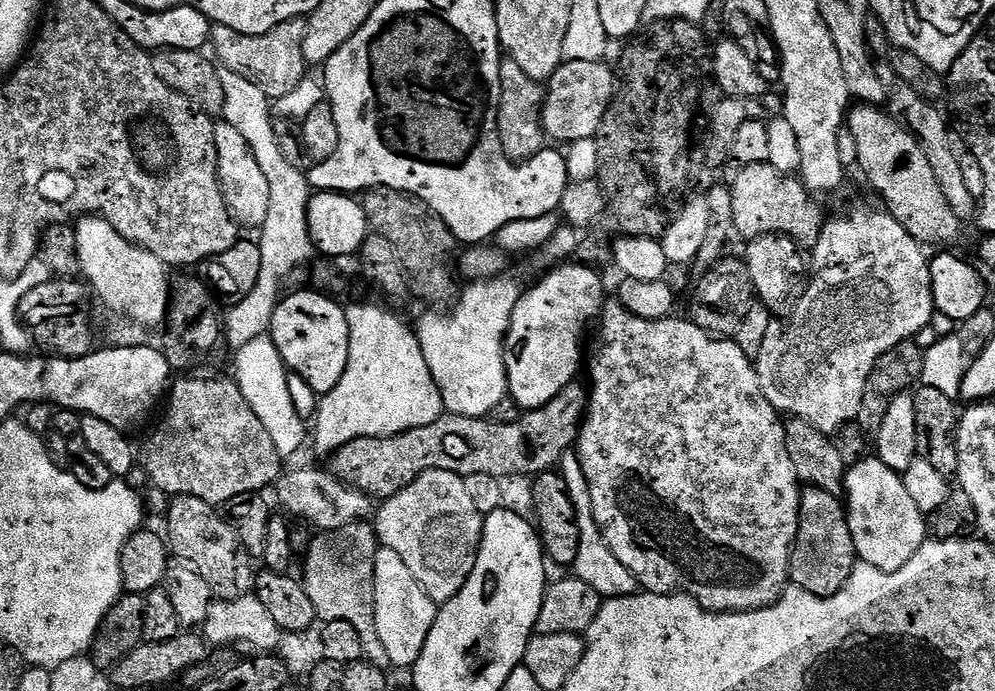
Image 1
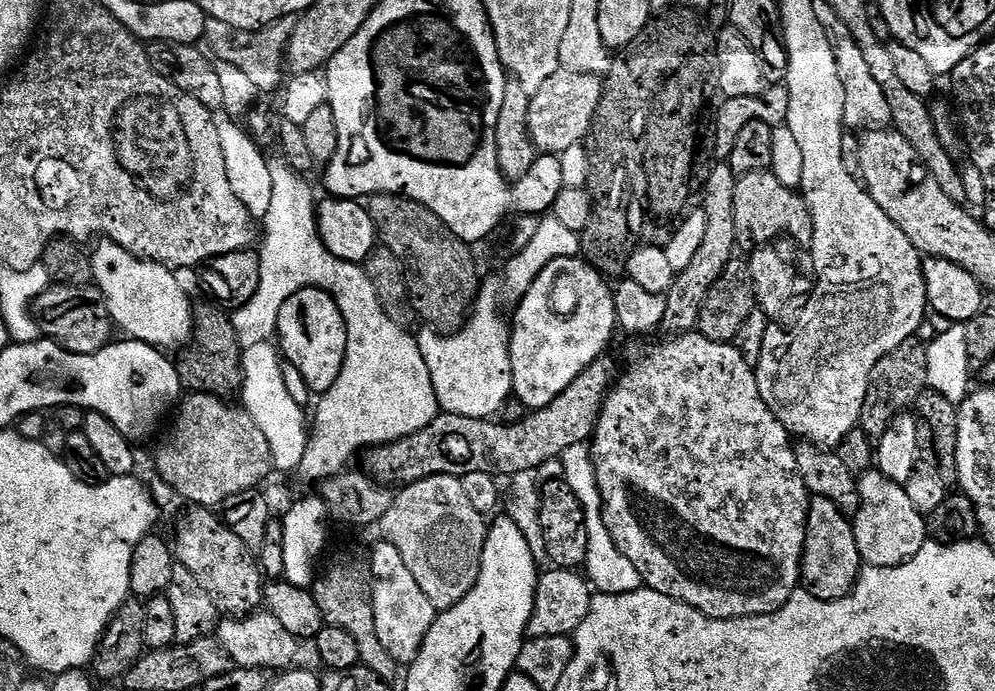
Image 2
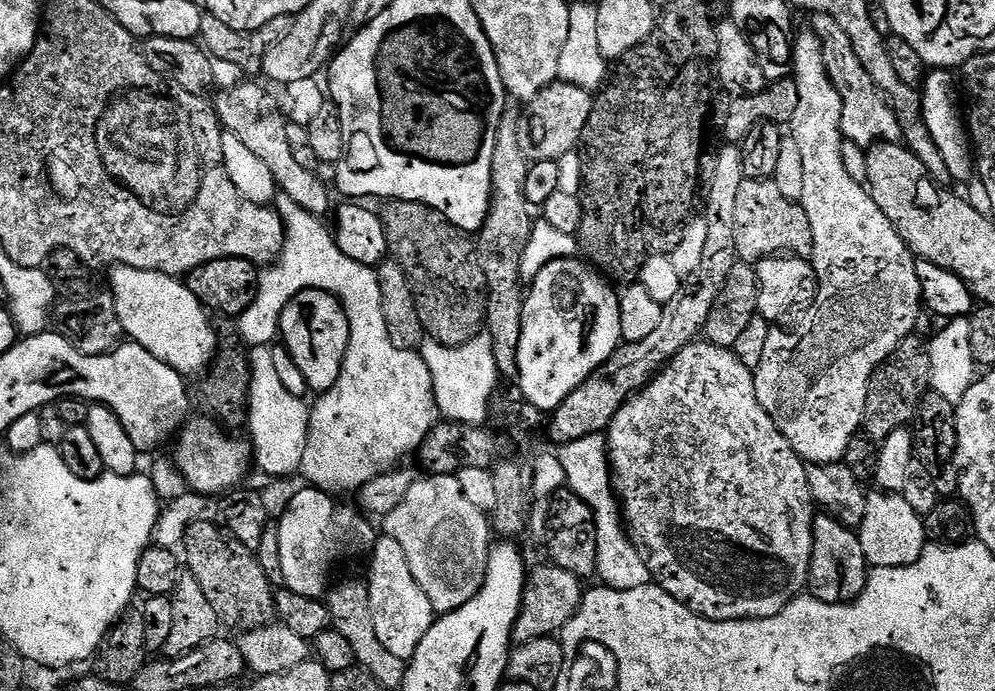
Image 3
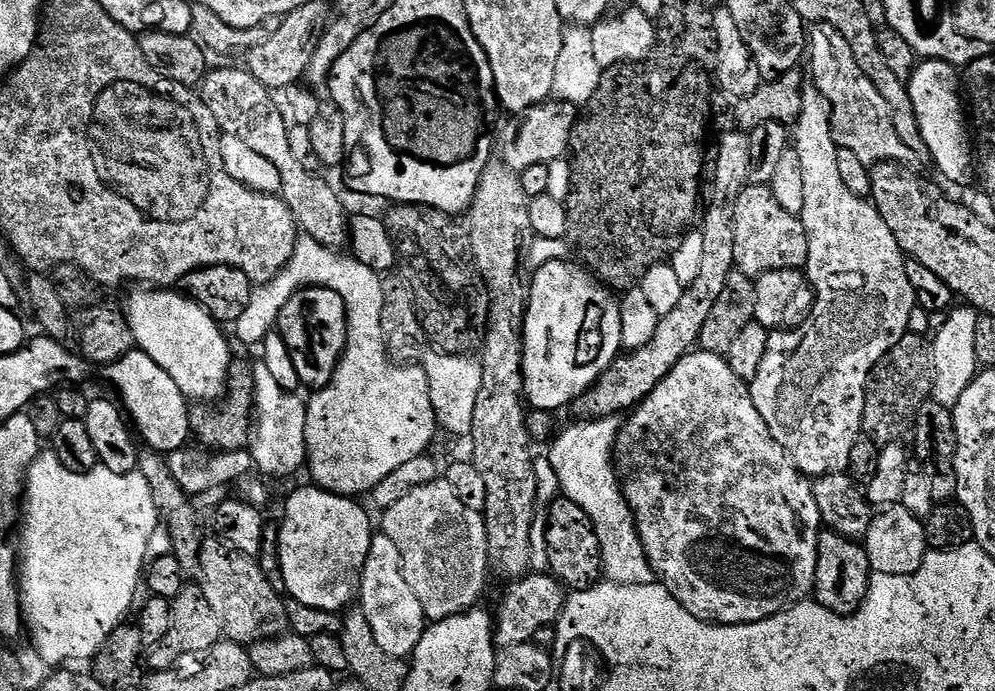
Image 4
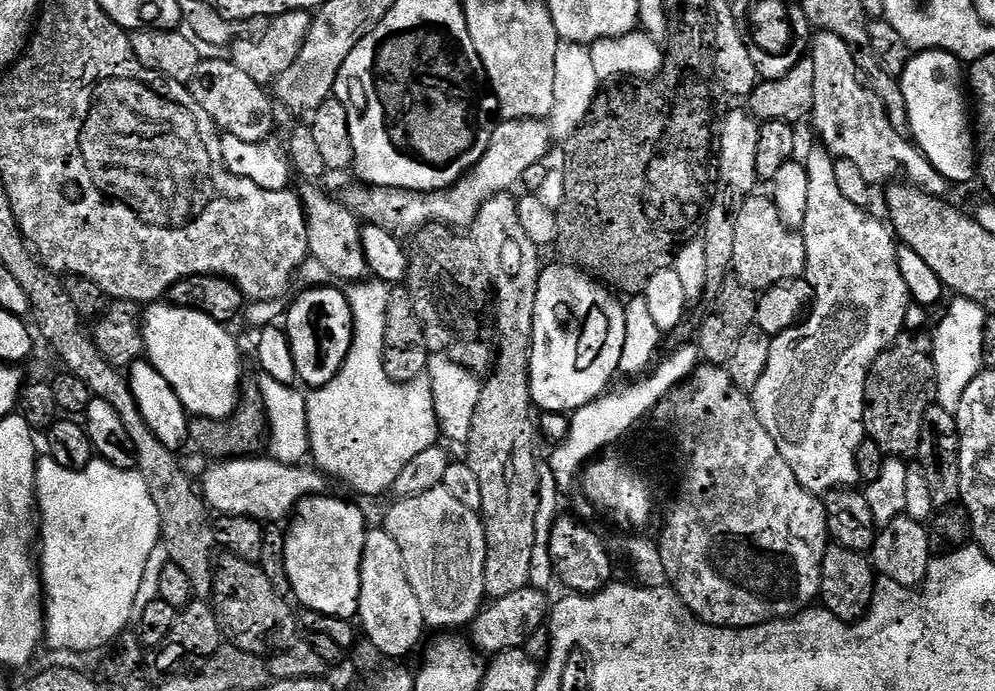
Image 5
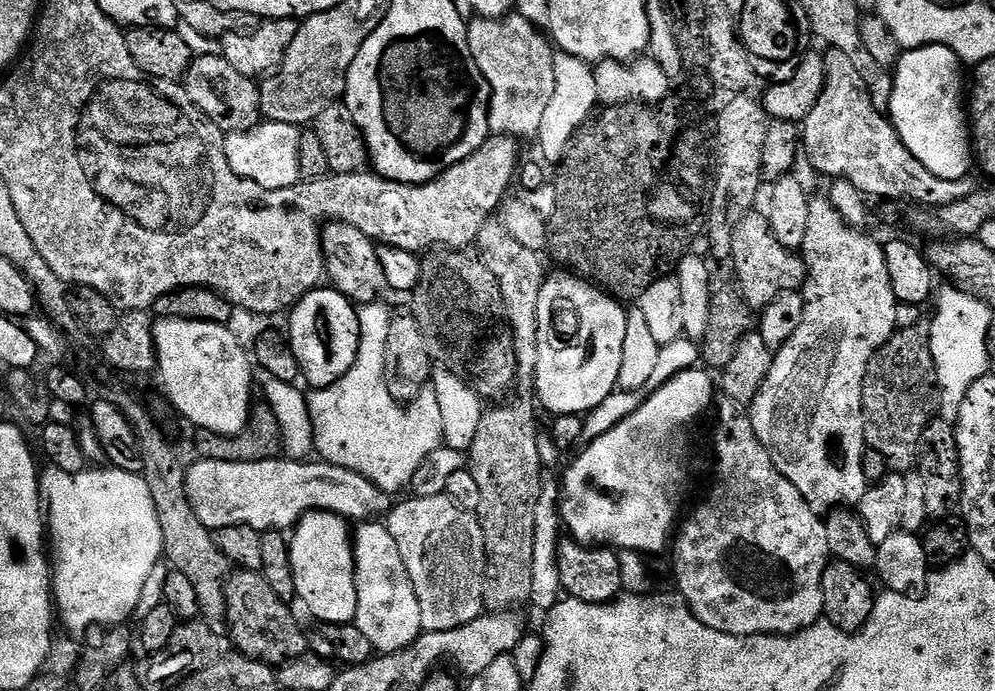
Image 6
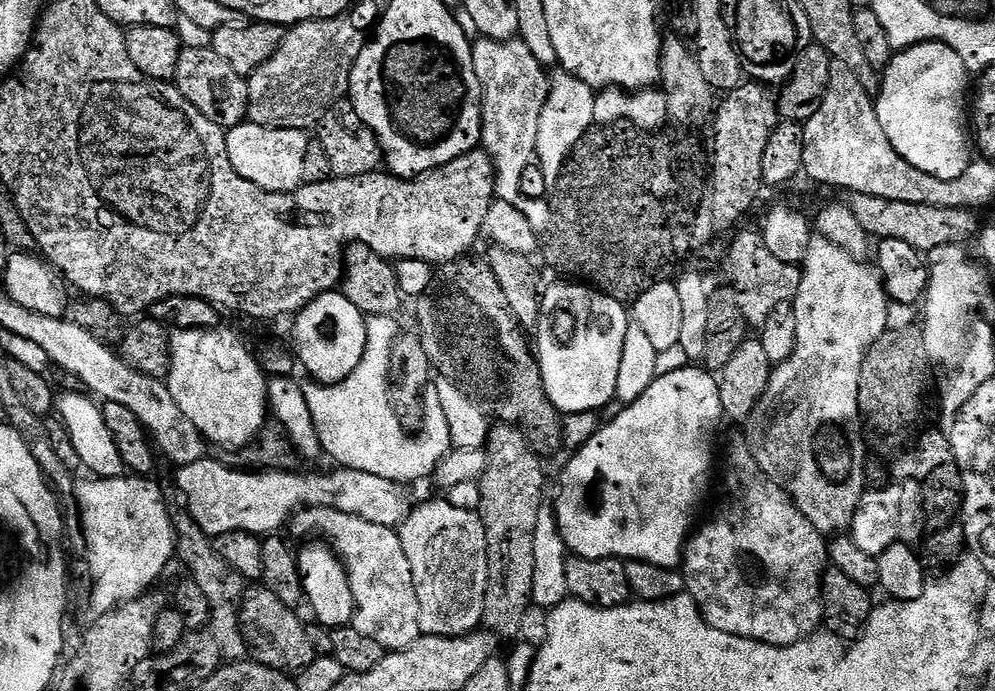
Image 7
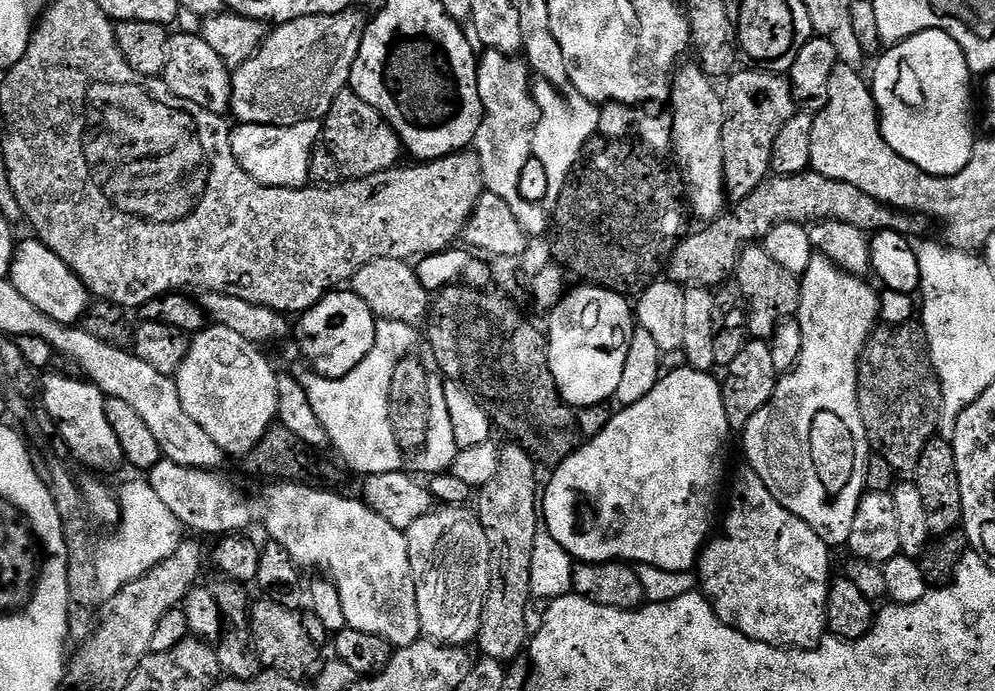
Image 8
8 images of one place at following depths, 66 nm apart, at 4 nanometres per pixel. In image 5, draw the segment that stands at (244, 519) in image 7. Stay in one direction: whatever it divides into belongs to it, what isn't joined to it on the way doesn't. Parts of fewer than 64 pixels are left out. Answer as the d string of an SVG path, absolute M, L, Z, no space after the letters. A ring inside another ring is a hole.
M249 458L213 463L202 479L202 499L207 507L220 516L245 516L261 522L284 522L307 496L319 496L329 491L329 477L315 467L283 464L269 459L268 469L260 472L260 462L259 459Z

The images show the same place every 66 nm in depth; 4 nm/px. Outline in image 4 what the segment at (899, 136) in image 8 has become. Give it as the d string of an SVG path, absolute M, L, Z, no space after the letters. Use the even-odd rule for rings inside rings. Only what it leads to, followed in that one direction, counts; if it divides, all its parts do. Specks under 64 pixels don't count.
M921 59L917 63L914 74L906 81L910 102L914 102L914 114L918 118L918 126L922 130L922 138L928 147L930 160L936 163L936 168L952 184L968 184L974 180L974 140L970 135L970 128L964 125L966 108L960 105L960 96L956 91L961 91L962 76L958 73L957 65L947 64L945 60Z

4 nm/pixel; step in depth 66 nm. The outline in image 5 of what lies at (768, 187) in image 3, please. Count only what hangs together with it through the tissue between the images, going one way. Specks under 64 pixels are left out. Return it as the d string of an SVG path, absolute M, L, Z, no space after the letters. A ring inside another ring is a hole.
M753 194L736 212L734 226L734 258L731 271L735 279L759 294L787 280L799 280L808 271L804 237L782 222L776 201L767 195Z

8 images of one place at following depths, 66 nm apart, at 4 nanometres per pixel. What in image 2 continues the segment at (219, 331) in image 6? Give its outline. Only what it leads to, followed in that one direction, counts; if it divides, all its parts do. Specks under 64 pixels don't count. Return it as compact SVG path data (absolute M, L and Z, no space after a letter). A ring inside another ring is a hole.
M101 239L96 249L91 249L90 259L92 261L92 278L95 287L106 298L106 306L112 315L112 323L117 329L120 328L125 337L141 340L143 344L151 344L152 347L161 350L176 348L193 339L194 329L192 327L193 301L188 301L184 288L175 271L164 264L155 264L153 260L143 260L134 254L130 254L122 246L118 246L113 240Z

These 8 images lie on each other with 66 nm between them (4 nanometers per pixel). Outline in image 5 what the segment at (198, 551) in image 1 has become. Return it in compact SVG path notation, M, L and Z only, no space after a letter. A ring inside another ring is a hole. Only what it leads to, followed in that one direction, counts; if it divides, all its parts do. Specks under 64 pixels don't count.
M231 554L225 555L223 558L225 560L221 559L215 569L215 580L210 599L220 623L223 639L231 647L246 650L246 654L271 658L277 653L286 653L298 640L298 635L296 635L296 632L298 633L298 616L295 611L292 613L293 605L285 597L280 596L278 590L274 590L274 586L270 586L270 578L266 578L266 574L260 569L259 564L239 560L237 556Z

